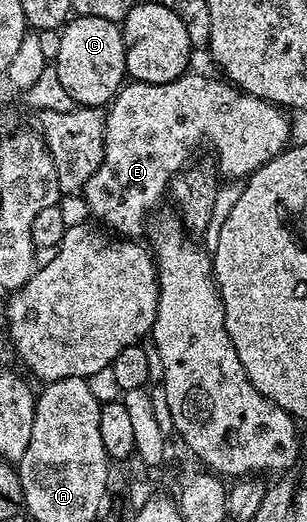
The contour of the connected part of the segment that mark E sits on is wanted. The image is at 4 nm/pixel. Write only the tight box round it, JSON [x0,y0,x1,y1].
[82,71,290,239]

